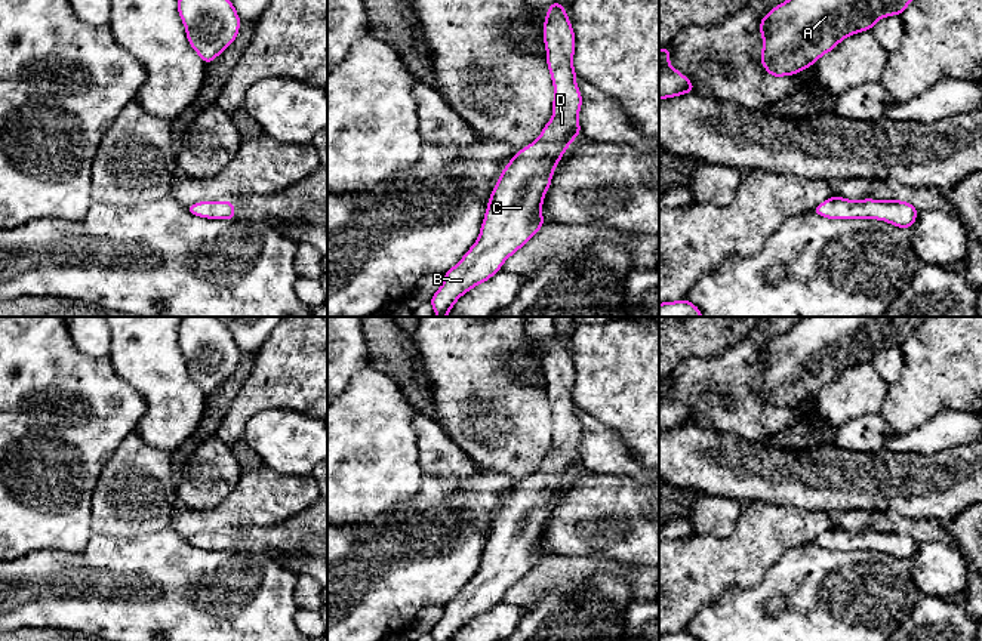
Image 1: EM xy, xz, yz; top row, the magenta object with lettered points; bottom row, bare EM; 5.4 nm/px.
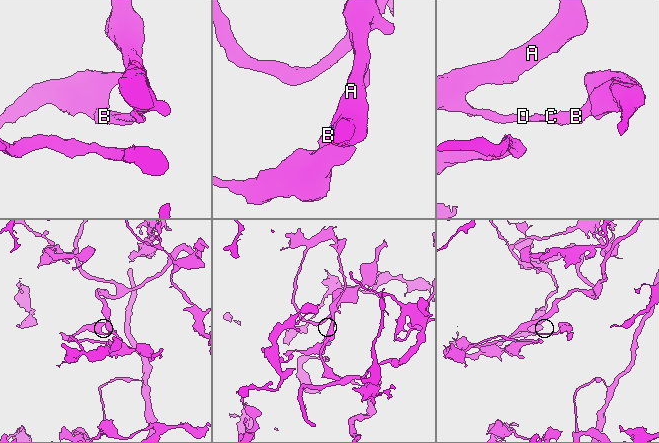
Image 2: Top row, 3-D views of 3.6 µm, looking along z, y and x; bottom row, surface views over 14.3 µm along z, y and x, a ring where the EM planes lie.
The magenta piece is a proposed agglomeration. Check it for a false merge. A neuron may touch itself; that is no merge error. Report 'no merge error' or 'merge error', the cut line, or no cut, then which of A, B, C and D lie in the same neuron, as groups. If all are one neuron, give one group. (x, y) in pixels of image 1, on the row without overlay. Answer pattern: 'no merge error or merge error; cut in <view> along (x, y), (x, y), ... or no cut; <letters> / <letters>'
no merge error; no cut; A B C D

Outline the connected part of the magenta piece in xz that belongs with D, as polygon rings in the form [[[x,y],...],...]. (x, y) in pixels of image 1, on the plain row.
[[[558,333],[548,339],[544,373],[554,415],[552,450],[541,468],[515,484],[504,499],[490,526],[478,571],[444,605],[441,619],[430,632],[434,641],[452,641],[464,625],[495,607],[547,554],[541,540],[555,496],[575,468],[581,466],[582,428],[573,401],[575,366]]]

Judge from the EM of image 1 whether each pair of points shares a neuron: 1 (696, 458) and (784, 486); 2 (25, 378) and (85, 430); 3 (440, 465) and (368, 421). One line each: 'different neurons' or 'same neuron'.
1: same neuron
2: same neuron
3: different neurons

